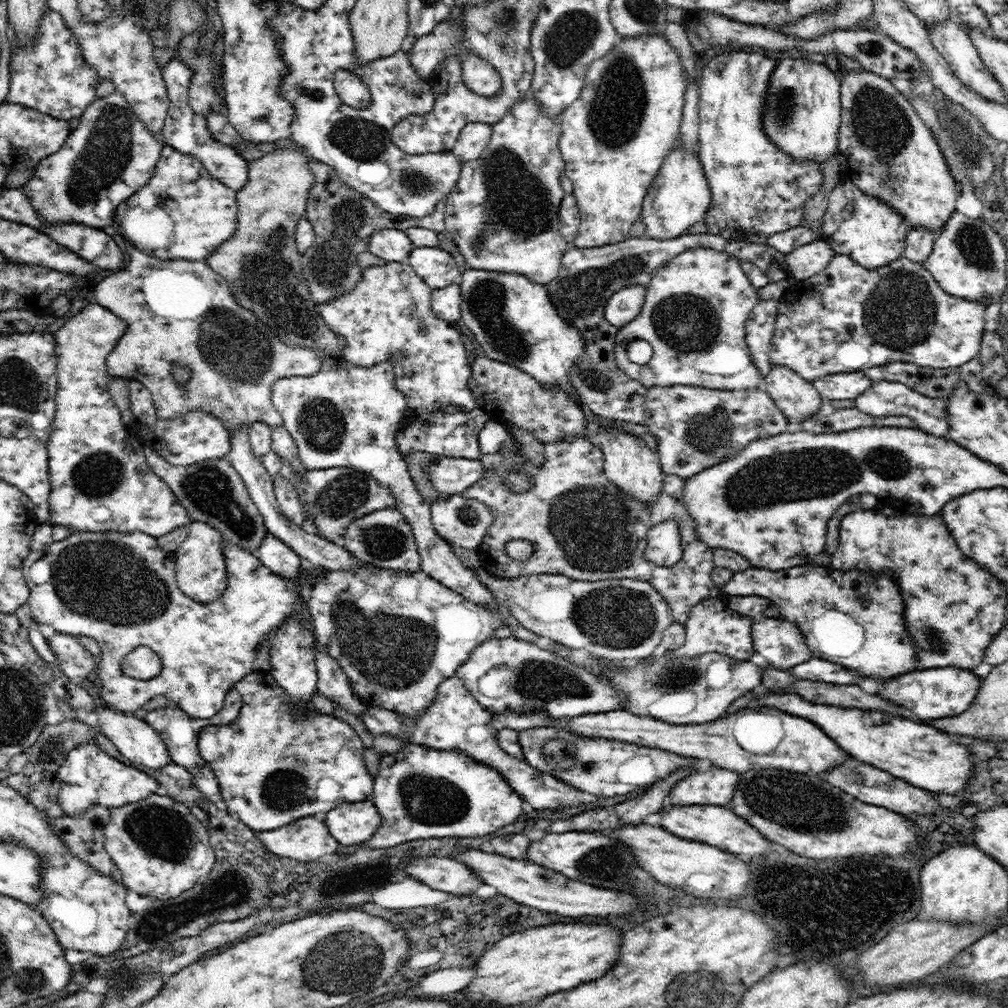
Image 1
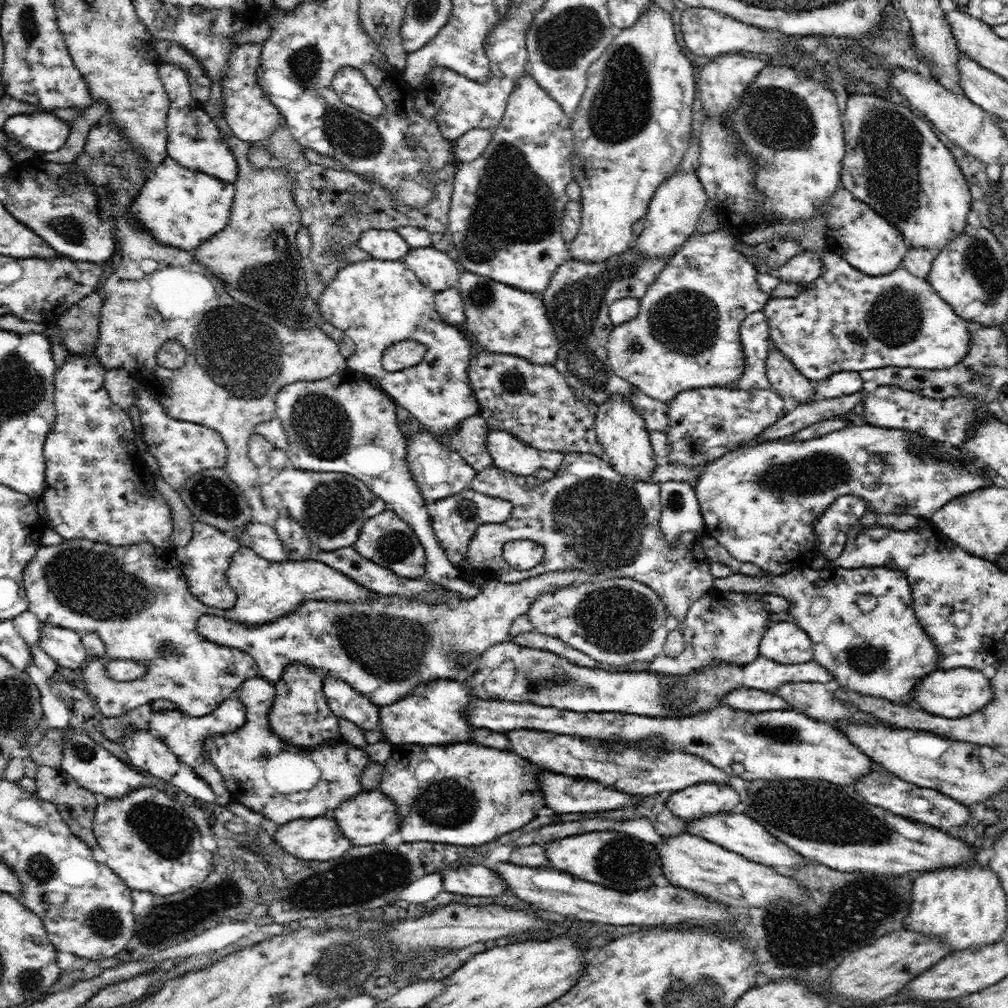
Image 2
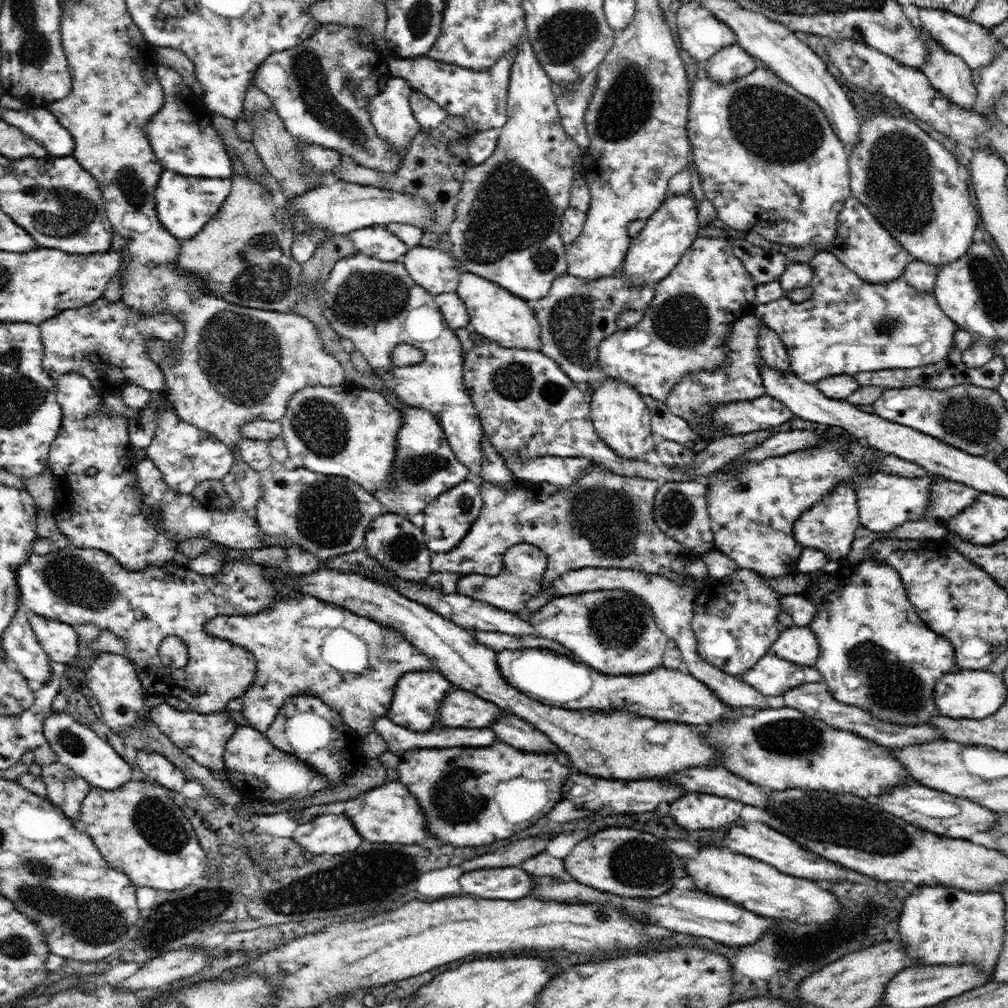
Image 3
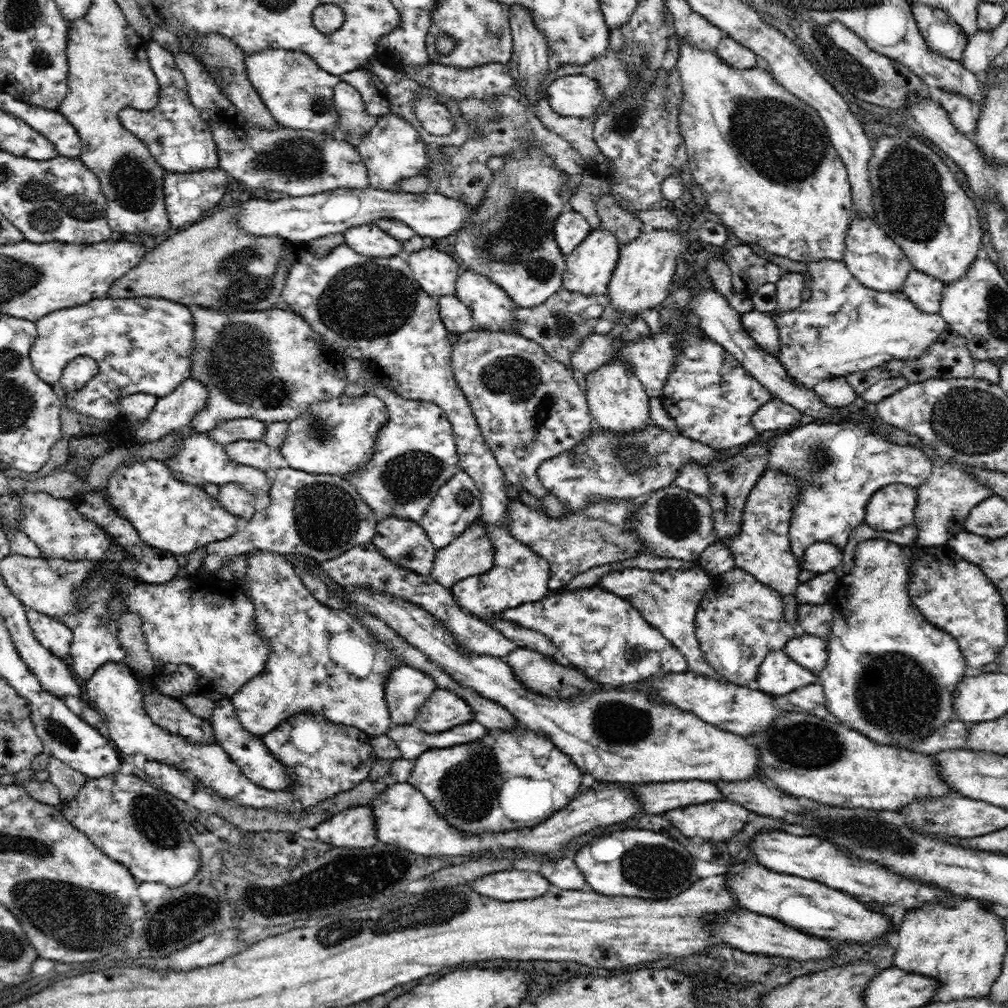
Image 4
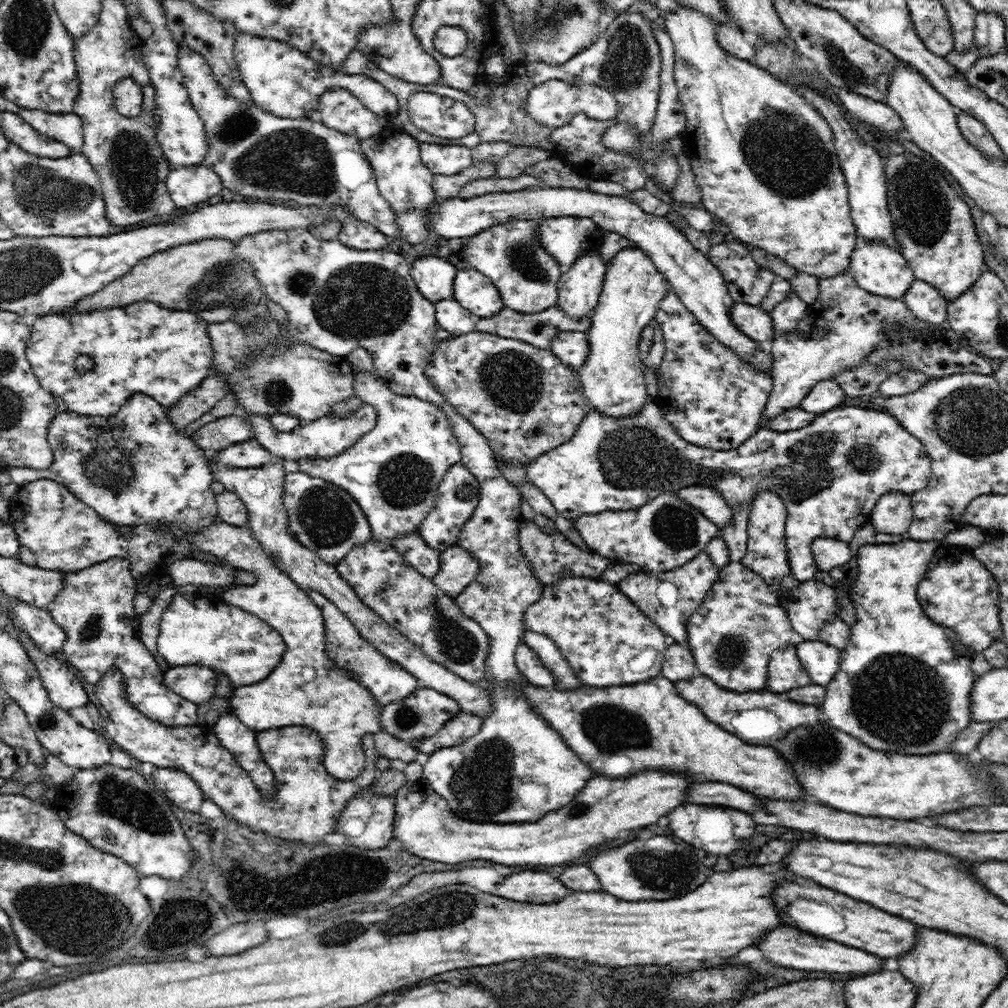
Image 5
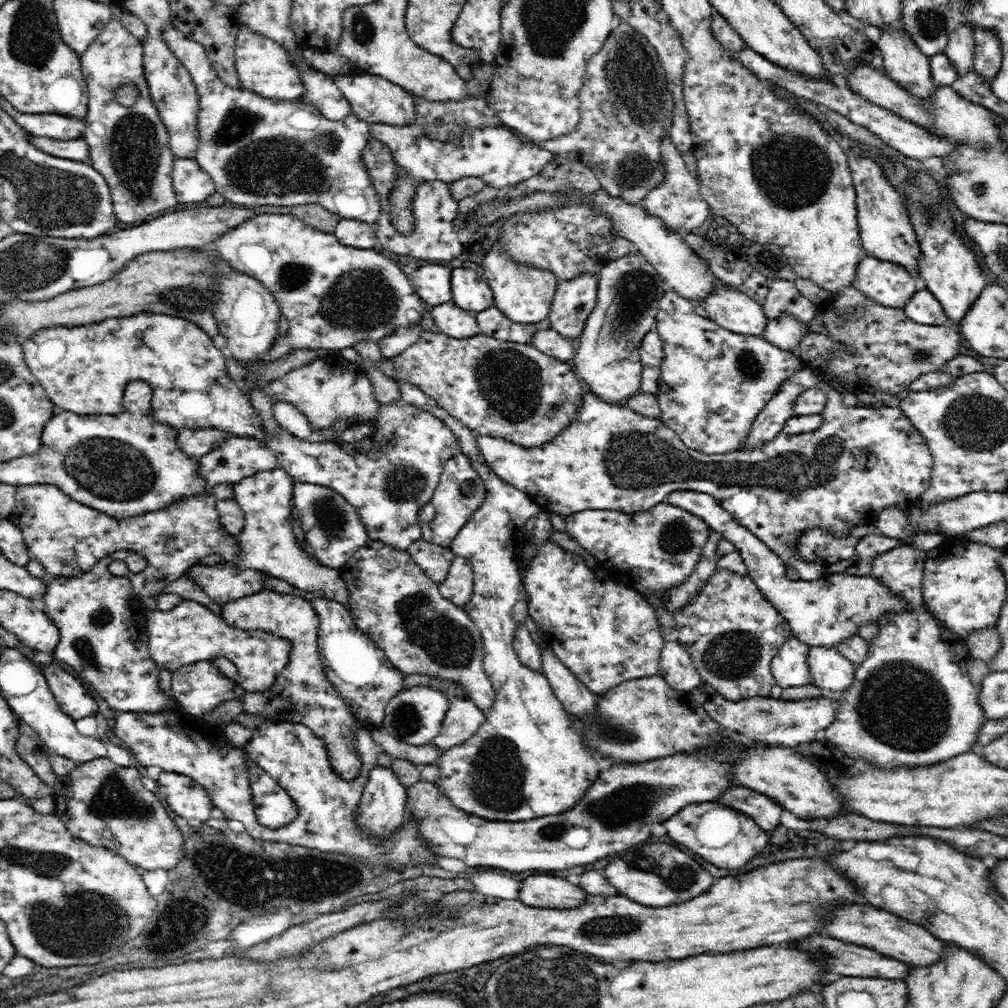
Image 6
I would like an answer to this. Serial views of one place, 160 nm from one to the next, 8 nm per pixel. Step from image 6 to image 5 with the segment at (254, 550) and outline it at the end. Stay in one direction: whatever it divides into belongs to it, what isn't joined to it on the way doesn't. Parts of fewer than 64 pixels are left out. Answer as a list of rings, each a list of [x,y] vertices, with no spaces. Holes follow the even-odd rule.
[[[215,455],[208,458],[211,464],[211,471],[214,480],[220,481],[225,490],[234,492],[237,497],[247,505],[248,522],[247,526],[260,543],[260,547],[266,550],[274,559],[274,564],[285,572],[296,584],[300,585],[305,591],[307,589],[315,590],[329,598],[338,609],[350,619],[354,627],[358,629],[358,634],[362,638],[374,645],[382,655],[391,661],[399,662],[410,674],[417,679],[418,687],[428,687],[442,694],[448,695],[456,702],[459,702],[461,710],[474,713],[478,717],[487,717],[491,711],[491,698],[487,686],[470,684],[464,681],[458,674],[454,674],[445,666],[434,662],[428,658],[419,648],[415,648],[414,643],[407,640],[403,634],[399,633],[397,628],[390,626],[383,618],[380,618],[371,608],[368,608],[364,601],[358,598],[355,590],[346,582],[346,579],[340,576],[335,565],[324,562],[312,550],[305,548],[290,532],[288,527],[288,513],[286,505],[282,501],[284,496],[284,481],[286,472],[281,461],[271,461],[266,466],[258,469],[236,469],[218,463]]]

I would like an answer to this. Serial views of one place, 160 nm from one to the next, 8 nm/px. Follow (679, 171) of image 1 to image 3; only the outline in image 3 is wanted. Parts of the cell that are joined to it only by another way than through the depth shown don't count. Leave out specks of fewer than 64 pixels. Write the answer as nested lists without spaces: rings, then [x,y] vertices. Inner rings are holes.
[[[690,190],[684,194],[668,193],[665,202],[647,219],[646,226],[630,241],[622,269],[632,286],[654,288],[672,272],[698,234],[697,216],[696,200]]]

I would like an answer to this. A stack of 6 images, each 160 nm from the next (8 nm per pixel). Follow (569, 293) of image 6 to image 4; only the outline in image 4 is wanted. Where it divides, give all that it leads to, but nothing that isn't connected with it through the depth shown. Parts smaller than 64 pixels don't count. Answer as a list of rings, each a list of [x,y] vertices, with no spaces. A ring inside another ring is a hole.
[[[600,224],[596,230],[590,230],[590,234],[578,244],[574,252],[566,257],[567,265],[563,274],[562,287],[579,292],[584,296],[607,294],[608,283],[618,262],[619,248],[616,237],[609,230],[603,228],[603,224]]]

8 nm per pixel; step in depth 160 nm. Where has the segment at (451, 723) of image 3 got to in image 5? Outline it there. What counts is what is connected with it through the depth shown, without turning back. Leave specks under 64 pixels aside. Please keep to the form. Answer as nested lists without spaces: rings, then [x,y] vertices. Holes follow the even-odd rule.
[[[416,687],[409,697],[395,700],[383,707],[380,722],[383,730],[396,738],[417,742],[424,738],[430,739],[460,711],[459,702],[448,695],[428,687]]]

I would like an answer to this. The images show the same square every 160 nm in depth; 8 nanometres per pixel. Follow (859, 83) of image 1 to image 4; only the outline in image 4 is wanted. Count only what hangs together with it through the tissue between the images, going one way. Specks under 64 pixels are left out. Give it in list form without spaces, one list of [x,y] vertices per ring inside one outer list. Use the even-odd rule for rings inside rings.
[[[907,133],[892,137],[882,136],[876,147],[872,147],[868,172],[875,219],[884,232],[901,246],[913,268],[941,280],[944,284],[962,278],[976,260],[976,254],[982,244],[982,231],[978,210],[950,167],[930,146],[918,141],[915,134]]]

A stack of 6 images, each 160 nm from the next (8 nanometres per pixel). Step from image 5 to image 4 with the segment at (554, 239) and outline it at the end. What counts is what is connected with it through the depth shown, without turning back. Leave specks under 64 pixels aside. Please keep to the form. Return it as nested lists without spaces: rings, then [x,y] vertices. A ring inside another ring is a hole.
[[[567,203],[560,211],[554,223],[554,234],[557,245],[565,255],[565,258],[577,248],[578,244],[590,234],[592,227],[589,222],[576,212],[570,203]]]

